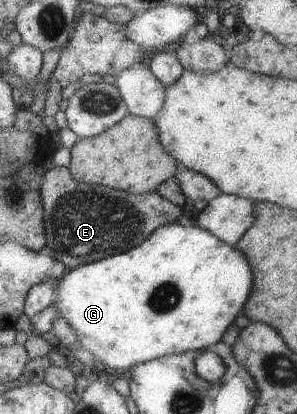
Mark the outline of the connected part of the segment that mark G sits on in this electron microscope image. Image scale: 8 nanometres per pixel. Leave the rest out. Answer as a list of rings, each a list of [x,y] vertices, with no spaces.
[[[174,222],[159,228],[151,237],[148,237],[139,247],[115,254],[112,257],[106,257],[102,261],[97,260],[96,263],[88,263],[74,270],[66,271],[60,279],[58,286],[57,299],[54,307],[60,311],[60,316],[70,325],[76,332],[76,337],[80,341],[83,349],[92,354],[93,358],[100,362],[110,373],[119,371],[128,371],[136,364],[142,364],[160,357],[170,356],[173,354],[182,354],[189,350],[204,351],[210,345],[218,344],[222,337],[225,337],[226,331],[230,325],[234,324],[234,319],[238,317],[238,313],[242,312],[250,293],[252,293],[252,269],[248,265],[248,259],[222,241],[221,238],[215,237],[212,233],[201,229],[200,227],[186,227],[180,223]]]

